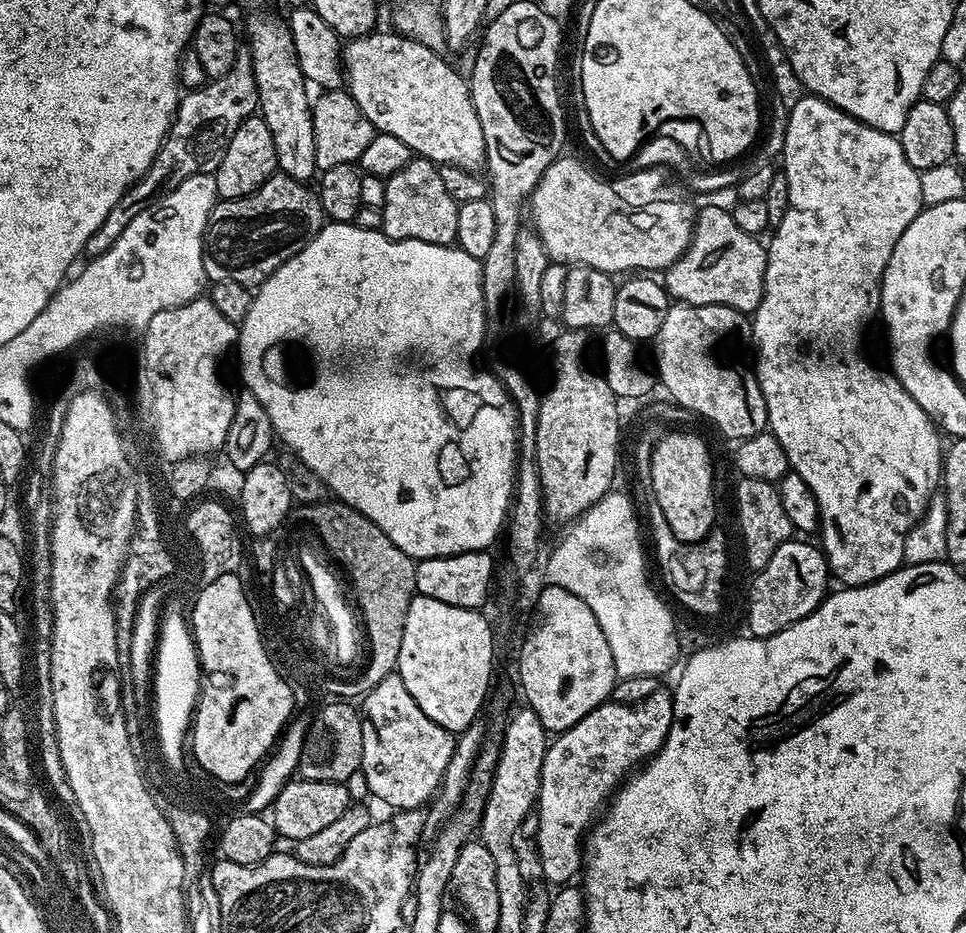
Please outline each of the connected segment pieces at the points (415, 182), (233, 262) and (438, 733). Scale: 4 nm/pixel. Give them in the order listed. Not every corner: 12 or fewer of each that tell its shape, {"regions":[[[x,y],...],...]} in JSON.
{"regions":[[[414,158],[387,177],[382,231],[451,245],[459,209],[439,167]],[[277,174],[216,203],[205,277],[255,289],[326,223]],[[400,673],[363,697],[362,762],[389,809],[437,795],[456,736]]]}

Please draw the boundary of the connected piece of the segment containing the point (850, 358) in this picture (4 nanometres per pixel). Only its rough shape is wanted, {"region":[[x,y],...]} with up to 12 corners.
{"region":[[787,109],[750,316],[844,586],[905,563],[941,433],[860,343],[925,207],[893,133]]}

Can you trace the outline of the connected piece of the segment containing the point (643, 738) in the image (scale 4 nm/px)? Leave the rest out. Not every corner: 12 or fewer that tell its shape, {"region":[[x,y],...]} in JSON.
{"region":[[672,692],[600,703],[549,743],[536,852],[550,883],[629,773],[664,745]]}

